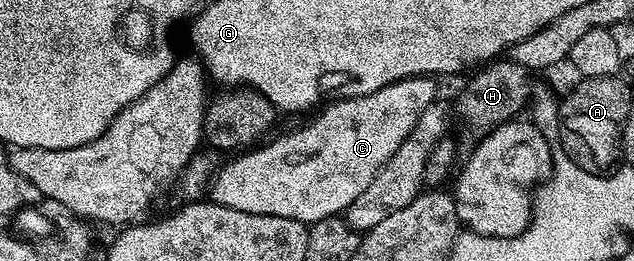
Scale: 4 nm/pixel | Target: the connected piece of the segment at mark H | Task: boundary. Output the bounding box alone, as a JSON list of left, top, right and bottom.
[458,59,532,139]

